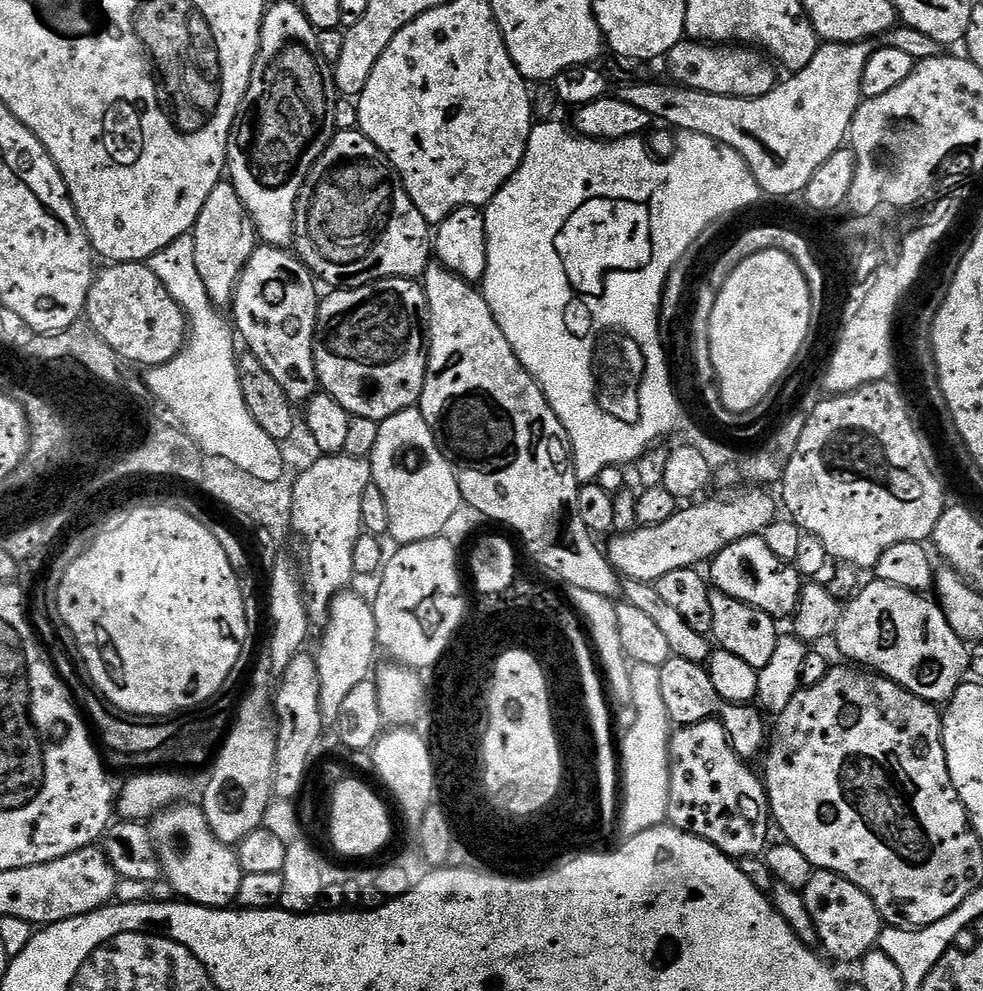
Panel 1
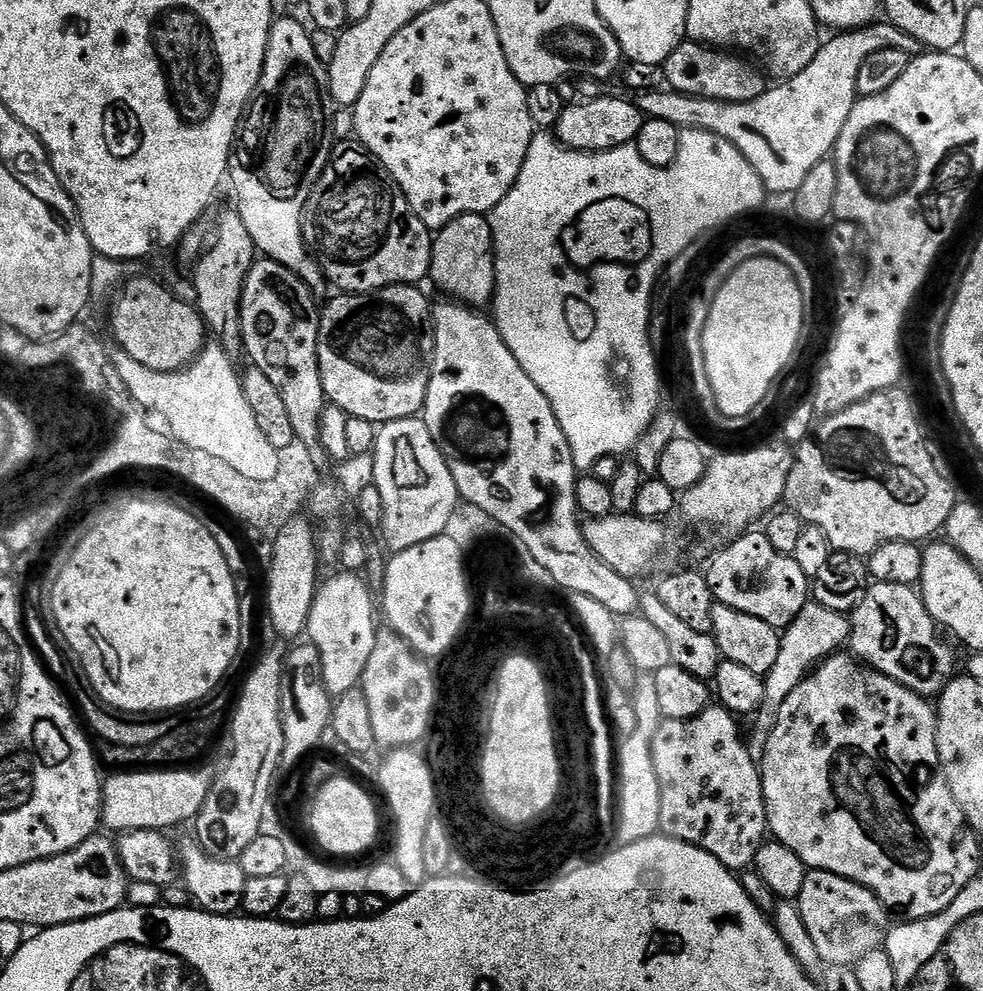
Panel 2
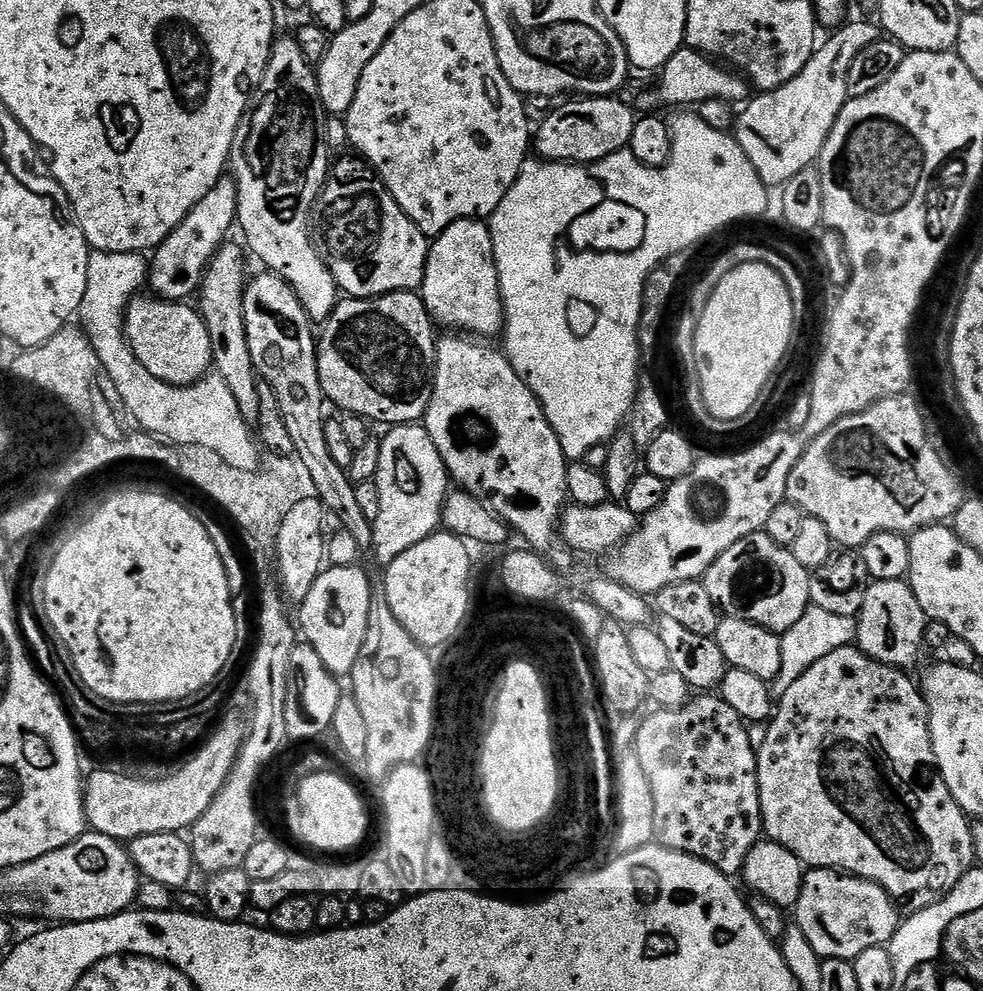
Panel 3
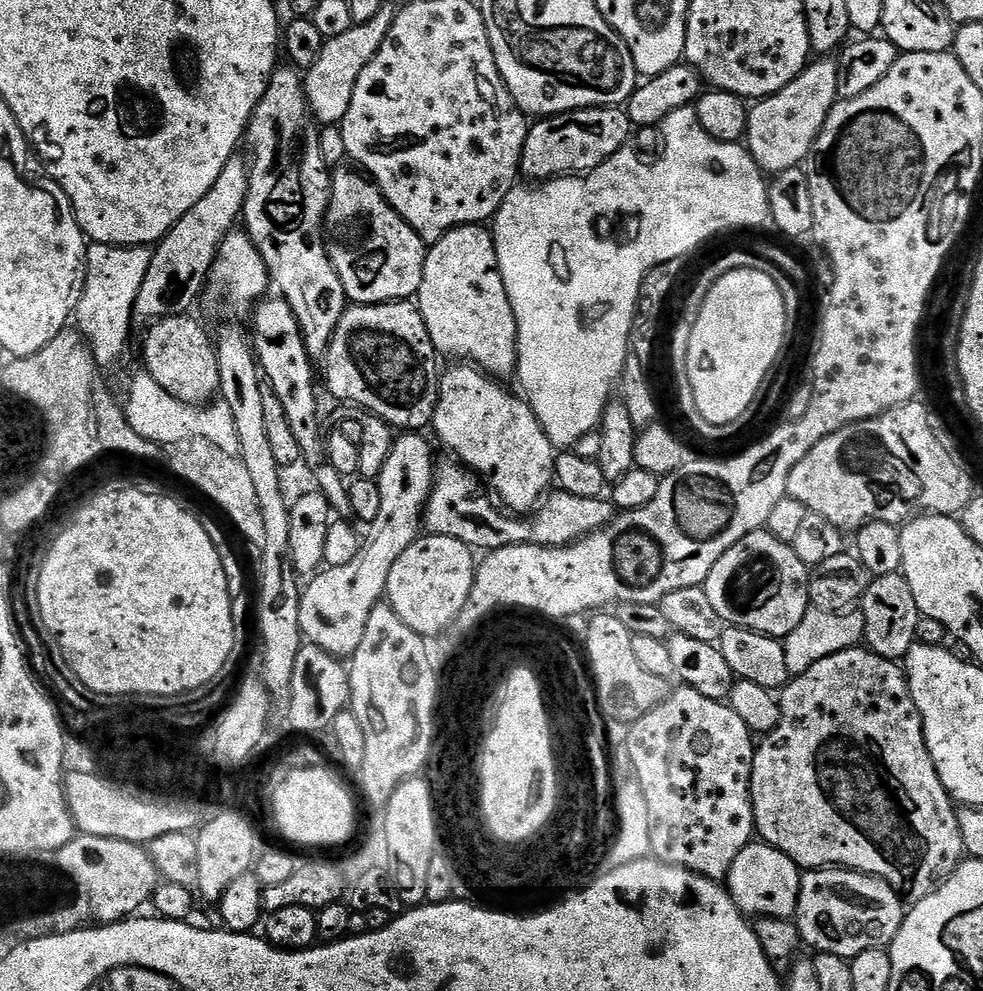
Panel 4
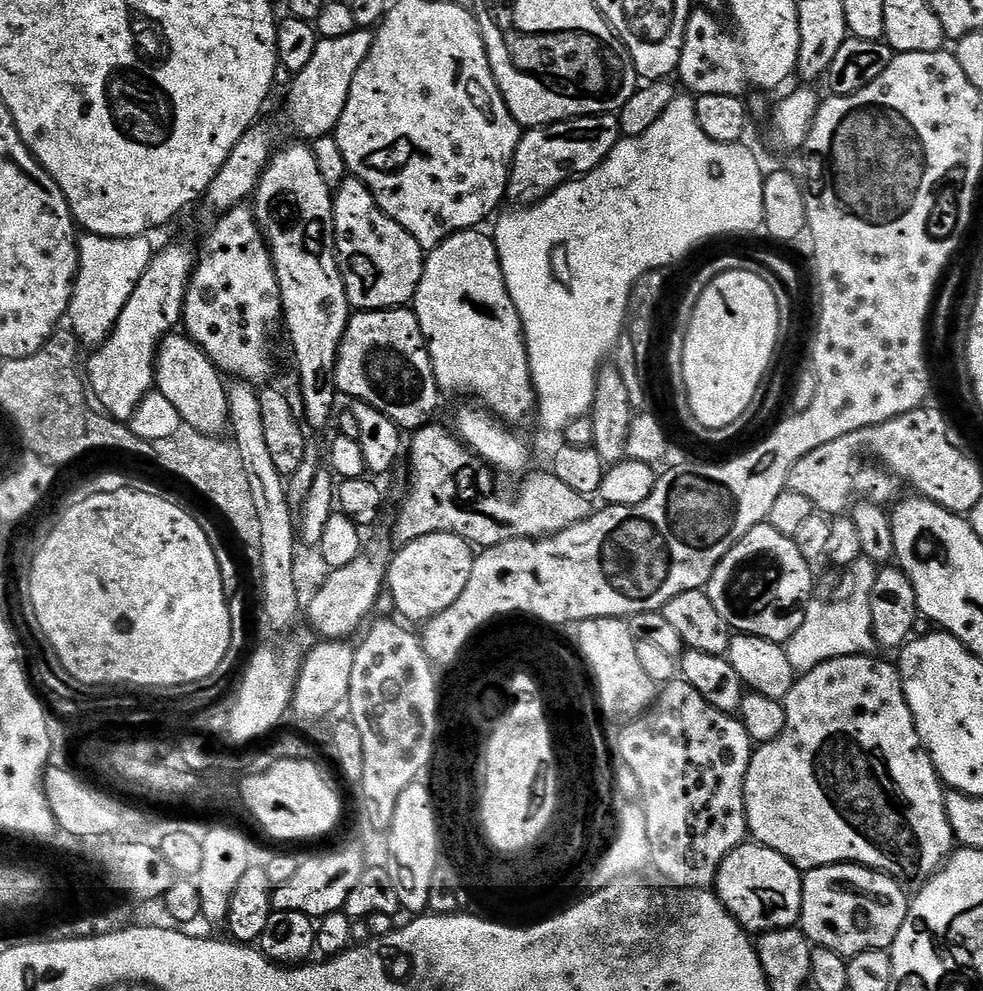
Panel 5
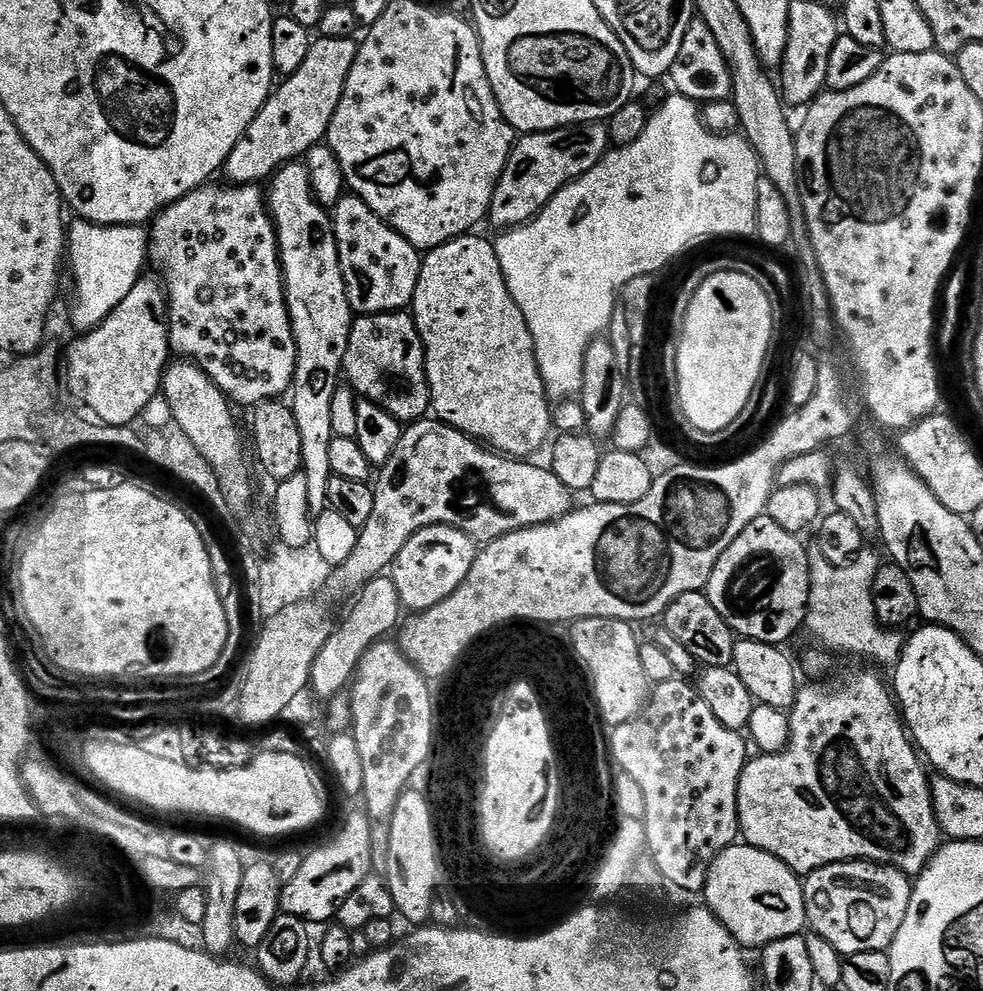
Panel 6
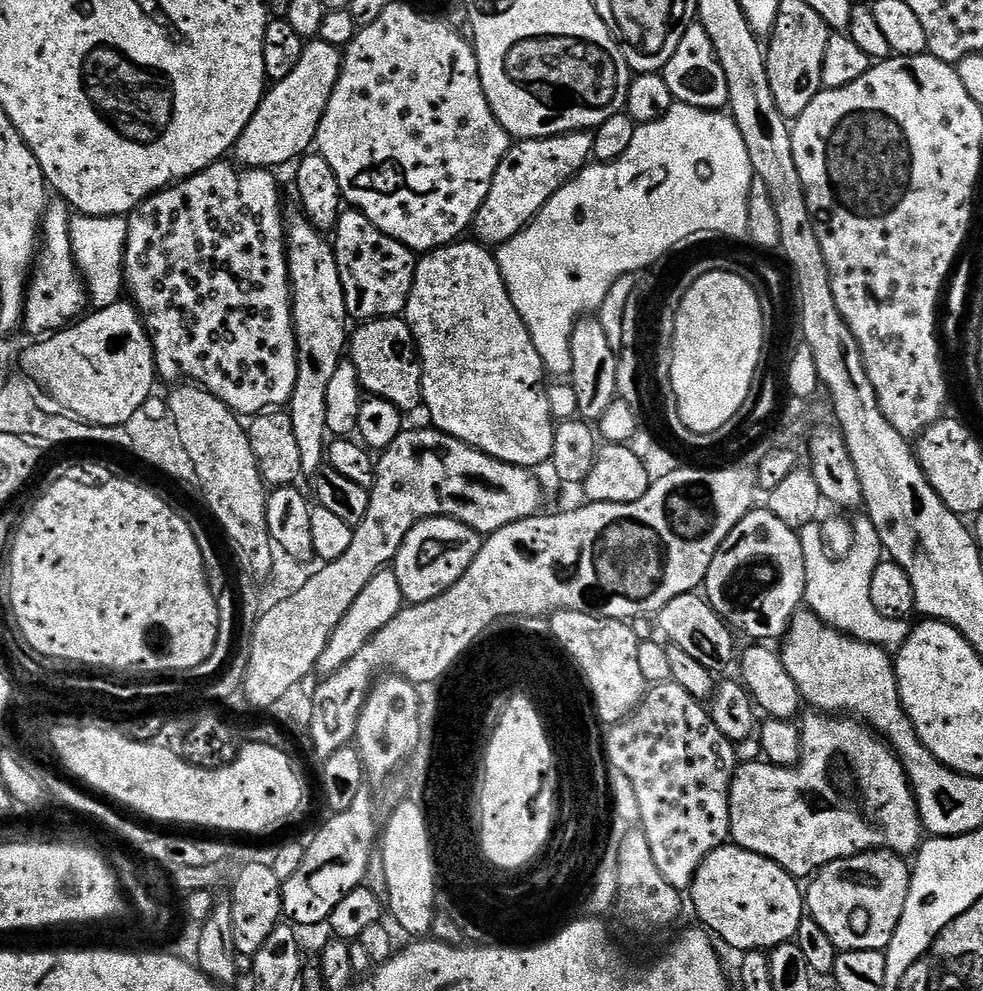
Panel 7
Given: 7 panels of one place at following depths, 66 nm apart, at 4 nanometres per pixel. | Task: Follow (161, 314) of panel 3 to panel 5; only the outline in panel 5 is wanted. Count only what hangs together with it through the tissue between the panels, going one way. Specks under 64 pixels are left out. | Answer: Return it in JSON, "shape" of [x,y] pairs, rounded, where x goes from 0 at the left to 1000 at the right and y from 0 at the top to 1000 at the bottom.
{"shape":[[[190,337],[179,338],[168,339],[167,344],[163,346],[163,354],[159,356],[158,395],[163,396],[165,401],[169,402],[178,414],[181,414],[184,425],[190,431],[201,434],[204,441],[219,441],[221,438],[227,437],[224,435],[227,432],[229,435],[232,428],[232,394],[229,380],[224,372],[218,369],[218,365],[214,365],[214,361]]]}

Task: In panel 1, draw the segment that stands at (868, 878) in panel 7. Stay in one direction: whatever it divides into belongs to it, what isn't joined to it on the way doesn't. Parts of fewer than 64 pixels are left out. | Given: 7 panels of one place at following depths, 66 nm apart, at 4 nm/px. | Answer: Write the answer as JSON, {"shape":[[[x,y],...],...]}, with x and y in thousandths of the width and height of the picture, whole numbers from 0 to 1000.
{"shape":[[[830,878],[820,890],[817,902],[820,918],[824,918],[824,926],[828,926],[828,934],[832,938],[833,956],[847,970],[873,971],[894,954],[897,939],[895,923],[887,907],[873,894],[869,894],[869,890],[847,880]]]}

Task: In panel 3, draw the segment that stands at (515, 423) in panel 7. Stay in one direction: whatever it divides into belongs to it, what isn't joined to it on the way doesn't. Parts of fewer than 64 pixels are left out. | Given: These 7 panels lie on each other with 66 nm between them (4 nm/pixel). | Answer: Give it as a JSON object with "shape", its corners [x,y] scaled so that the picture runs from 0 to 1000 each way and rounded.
{"shape":[[[467,222],[438,243],[427,300],[440,324],[449,332],[479,337],[484,341],[508,340],[513,333],[513,302],[509,296],[509,277],[501,247],[501,231],[492,222]]]}

